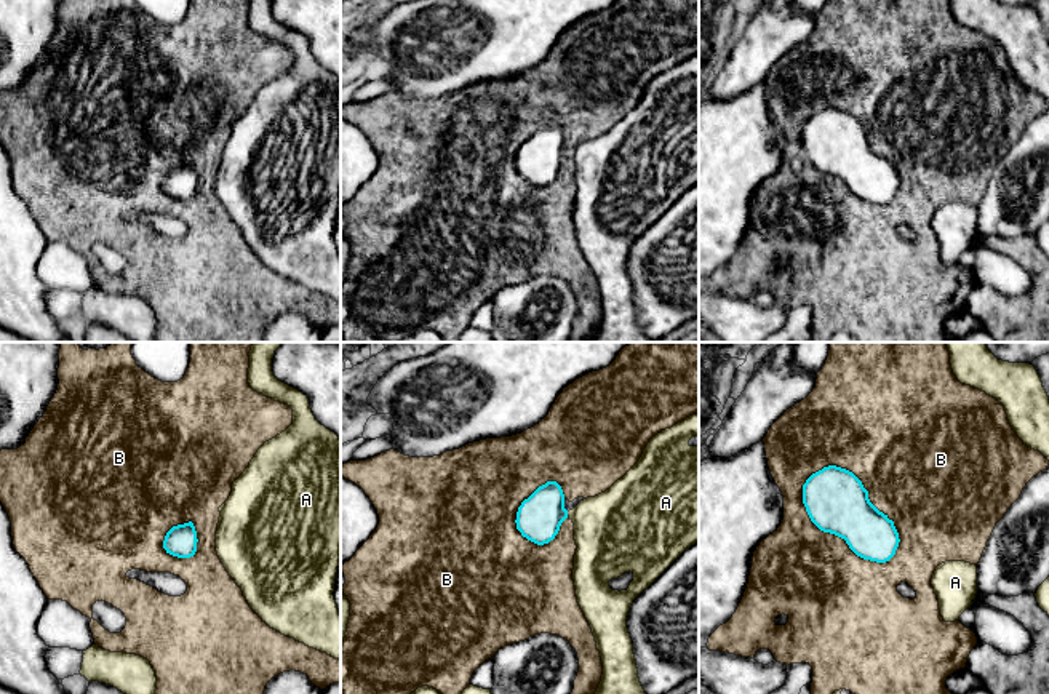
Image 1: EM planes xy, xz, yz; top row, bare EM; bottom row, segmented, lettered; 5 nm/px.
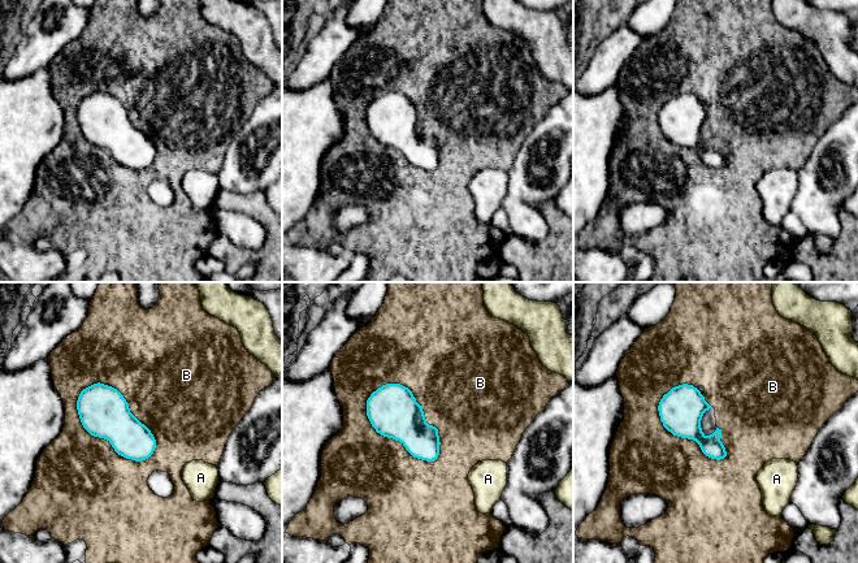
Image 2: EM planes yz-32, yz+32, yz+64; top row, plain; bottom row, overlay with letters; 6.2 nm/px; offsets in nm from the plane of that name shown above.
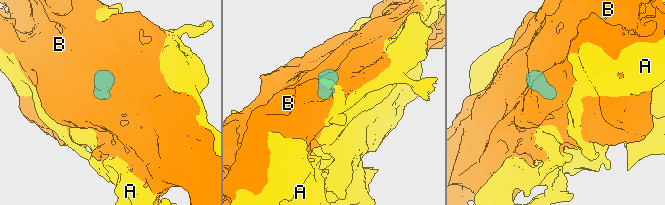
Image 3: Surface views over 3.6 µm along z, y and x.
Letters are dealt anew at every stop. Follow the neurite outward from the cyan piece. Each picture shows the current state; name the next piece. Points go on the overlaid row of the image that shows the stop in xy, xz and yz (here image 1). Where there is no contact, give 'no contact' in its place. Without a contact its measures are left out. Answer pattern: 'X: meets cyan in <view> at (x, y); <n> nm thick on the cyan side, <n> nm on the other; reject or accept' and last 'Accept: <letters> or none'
A: meets cyan in xz at (566, 515); 220 nm thick on the cyan side, 400 nm on the other; accept
B: meets cyan in yz at (827, 531); 320 nm thick on the cyan side, 460 nm on the other; reject
Accept: A

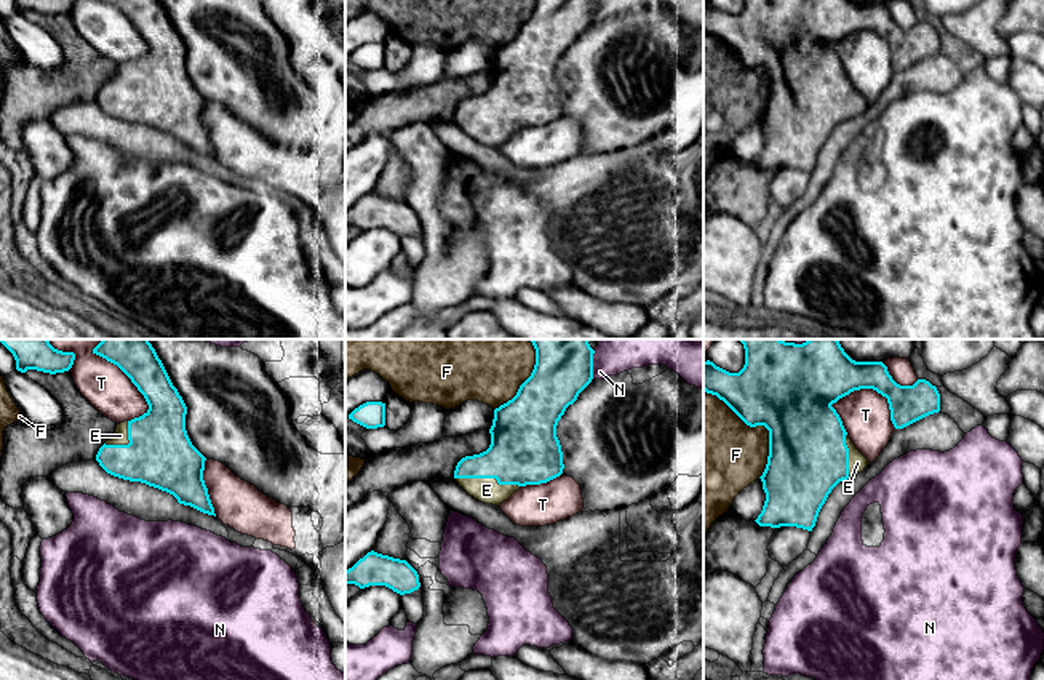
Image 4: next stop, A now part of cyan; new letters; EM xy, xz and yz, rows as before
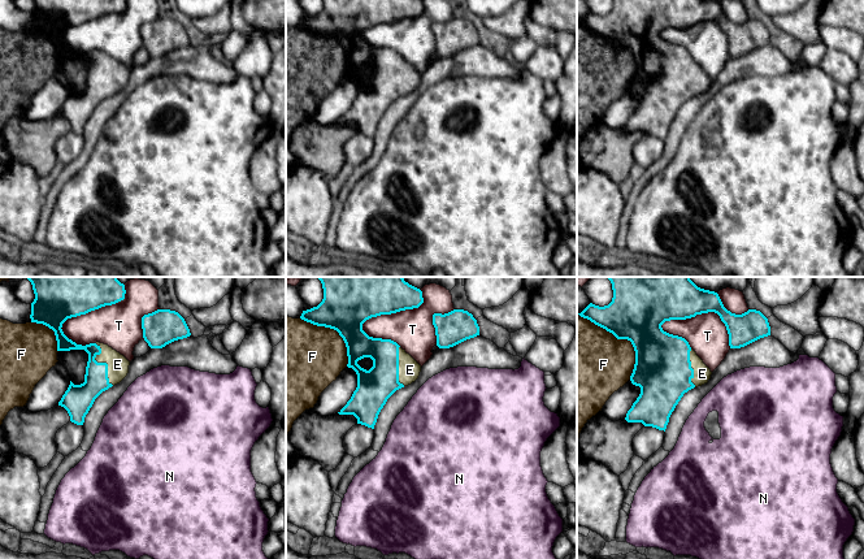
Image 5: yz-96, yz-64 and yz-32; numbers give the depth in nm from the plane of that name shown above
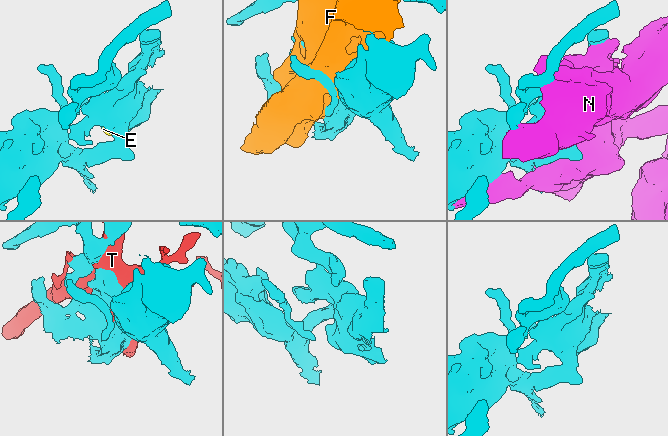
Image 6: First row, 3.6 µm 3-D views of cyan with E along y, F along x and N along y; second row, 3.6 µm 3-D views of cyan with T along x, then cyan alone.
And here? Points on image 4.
E: meets cyan in xz at (488, 477); 360 nm thick on the cyan side, 130 nm on the other; accept
F: meets cyan in yz at (760, 424); 460 nm thick on the cyan side, 400 nm on the other; reject
N: meets cyan in yz at (793, 343); 460 nm thick on the cyan side, 50 nm on the other; reject
T: meets cyan in yz at (873, 389); 280 nm thick on the cyan side, 240 nm on the other; reject
Accept: E

